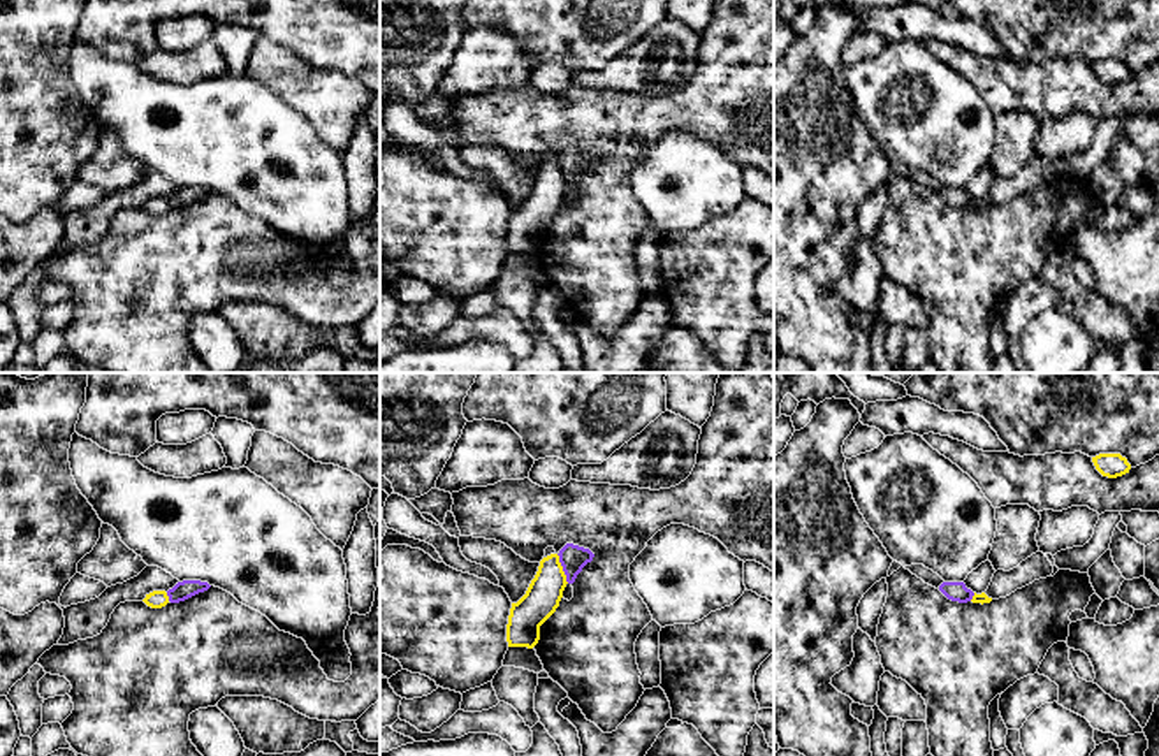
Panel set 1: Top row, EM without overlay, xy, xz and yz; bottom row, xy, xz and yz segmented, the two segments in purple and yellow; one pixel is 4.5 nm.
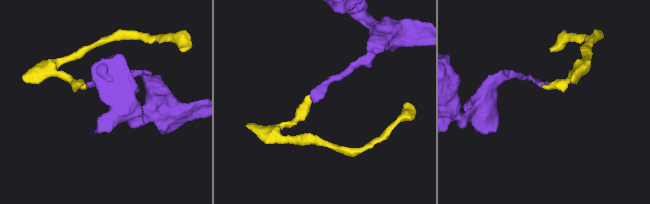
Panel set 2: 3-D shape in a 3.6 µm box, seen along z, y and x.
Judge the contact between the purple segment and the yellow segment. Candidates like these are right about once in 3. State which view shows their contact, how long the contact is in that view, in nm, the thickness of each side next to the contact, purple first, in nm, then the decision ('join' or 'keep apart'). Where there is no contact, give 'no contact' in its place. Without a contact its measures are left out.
meets purple in xz; contact 150 nm long; 120 nm thick on the purple side, 160 nm on the other; keep apart

